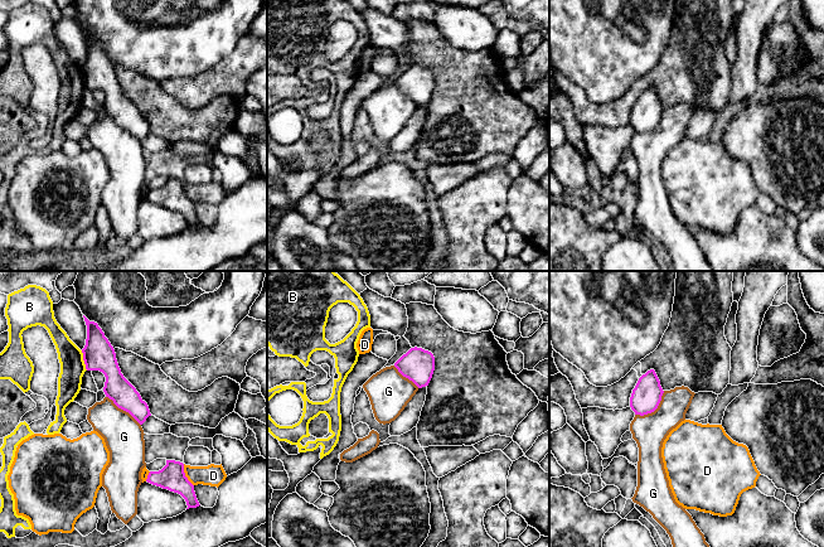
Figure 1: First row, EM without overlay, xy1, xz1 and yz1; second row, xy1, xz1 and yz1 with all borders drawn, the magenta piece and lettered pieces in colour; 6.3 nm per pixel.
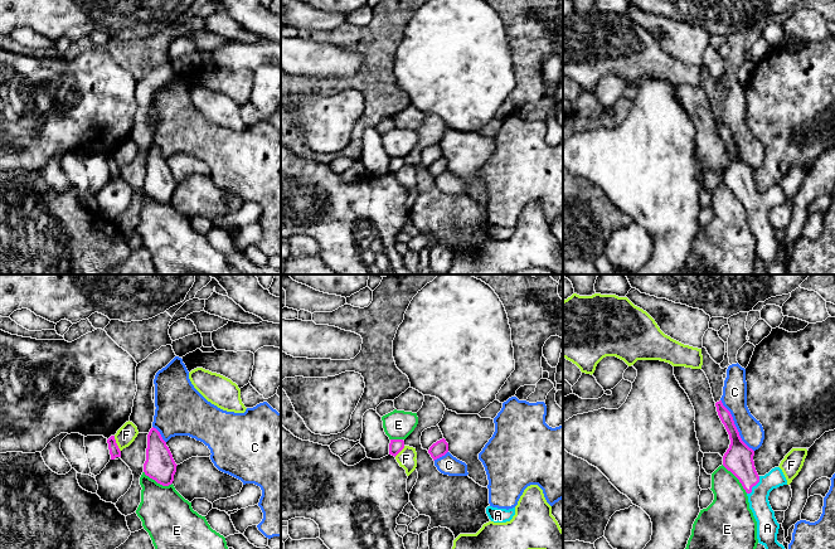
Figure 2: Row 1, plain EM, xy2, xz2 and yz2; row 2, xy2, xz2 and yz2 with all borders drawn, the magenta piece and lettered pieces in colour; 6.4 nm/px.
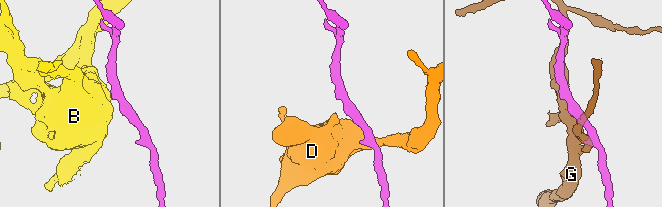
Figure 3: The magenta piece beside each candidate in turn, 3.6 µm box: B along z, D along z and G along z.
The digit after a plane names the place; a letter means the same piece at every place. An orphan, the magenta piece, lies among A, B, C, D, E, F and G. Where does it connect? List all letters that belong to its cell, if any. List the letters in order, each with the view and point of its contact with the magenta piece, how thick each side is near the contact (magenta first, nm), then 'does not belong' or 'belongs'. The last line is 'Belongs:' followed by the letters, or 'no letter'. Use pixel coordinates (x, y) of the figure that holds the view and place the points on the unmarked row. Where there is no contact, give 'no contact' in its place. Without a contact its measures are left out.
A: contact yz2 (753, 203); calibres 190 and 130 nm; belongs
B: contact xy1 (83, 77); calibres 200 and 160 nm; does not belong
C: contact yz2 (734, 144); calibres 190 and 160 nm; does not belong
D: contact xy1 (184, 193); calibres 170 and 140 nm; does not belong
E: contact xy2 (158, 200); calibres 190 and 320 nm; does not belong
F: contact xy2 (116, 161); calibres 70 and 120 nm; does not belong
G: contact yz1 (654, 127); calibres 190 and 220 nm; does not belong
Belongs: A

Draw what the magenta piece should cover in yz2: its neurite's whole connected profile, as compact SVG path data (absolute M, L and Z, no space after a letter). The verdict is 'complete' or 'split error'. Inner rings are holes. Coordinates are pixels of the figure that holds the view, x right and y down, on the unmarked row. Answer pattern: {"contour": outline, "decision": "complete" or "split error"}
{"contour": "M722 118L717 120L715 125L730 157L723 174L723 184L739 198L747 210L749 227L757 239L758 261L766 266L768 274L787 274L787 268L777 259L780 242L768 219L770 210L787 203L787 198L780 185L772 186L764 194L757 191L754 169L742 159L730 130Z", "decision": "split error"}

